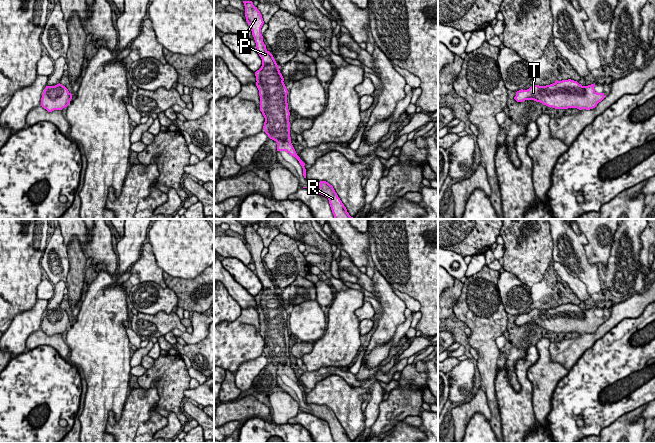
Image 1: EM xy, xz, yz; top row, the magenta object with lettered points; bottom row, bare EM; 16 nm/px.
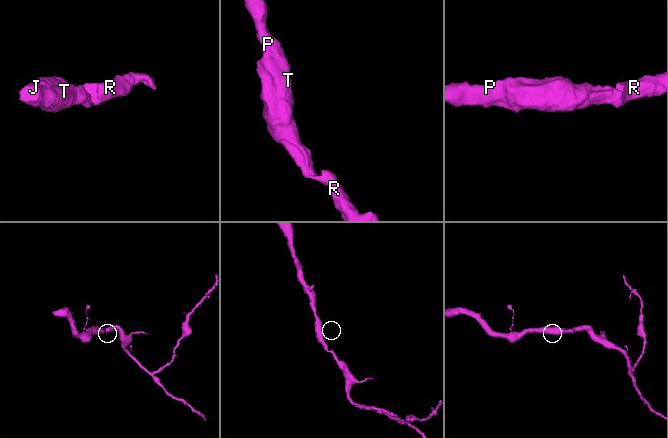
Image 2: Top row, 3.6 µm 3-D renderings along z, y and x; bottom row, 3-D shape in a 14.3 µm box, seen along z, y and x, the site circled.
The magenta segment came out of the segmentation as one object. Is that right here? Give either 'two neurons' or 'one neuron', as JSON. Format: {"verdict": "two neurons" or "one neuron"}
{"verdict": "one neuron"}

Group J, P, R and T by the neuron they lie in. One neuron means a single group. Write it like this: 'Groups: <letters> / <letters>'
Groups: J P R T

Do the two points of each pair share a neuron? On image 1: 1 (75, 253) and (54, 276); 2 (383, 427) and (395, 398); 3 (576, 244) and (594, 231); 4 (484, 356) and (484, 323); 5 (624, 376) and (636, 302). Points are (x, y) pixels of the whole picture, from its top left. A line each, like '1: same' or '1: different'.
1: different
2: same
3: different
4: same
5: different

